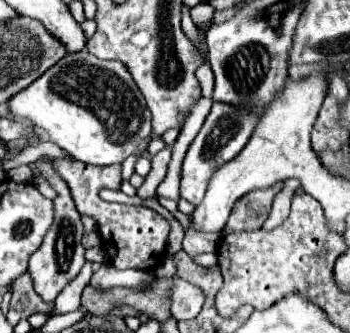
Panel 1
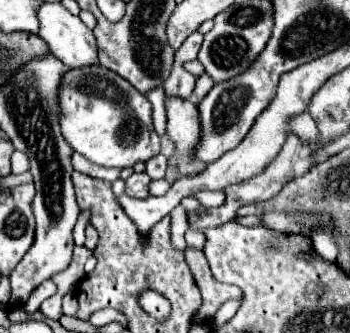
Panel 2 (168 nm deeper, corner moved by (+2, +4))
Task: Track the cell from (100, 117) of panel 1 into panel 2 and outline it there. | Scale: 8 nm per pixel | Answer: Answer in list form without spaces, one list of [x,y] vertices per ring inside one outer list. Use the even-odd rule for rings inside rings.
[[[90,66],[68,70],[62,86],[60,86],[60,126],[66,142],[90,162],[100,166],[114,168],[132,168],[136,162],[148,162],[150,158],[160,154],[160,136],[152,126],[152,106],[144,94],[136,92],[136,88],[104,66]]]

